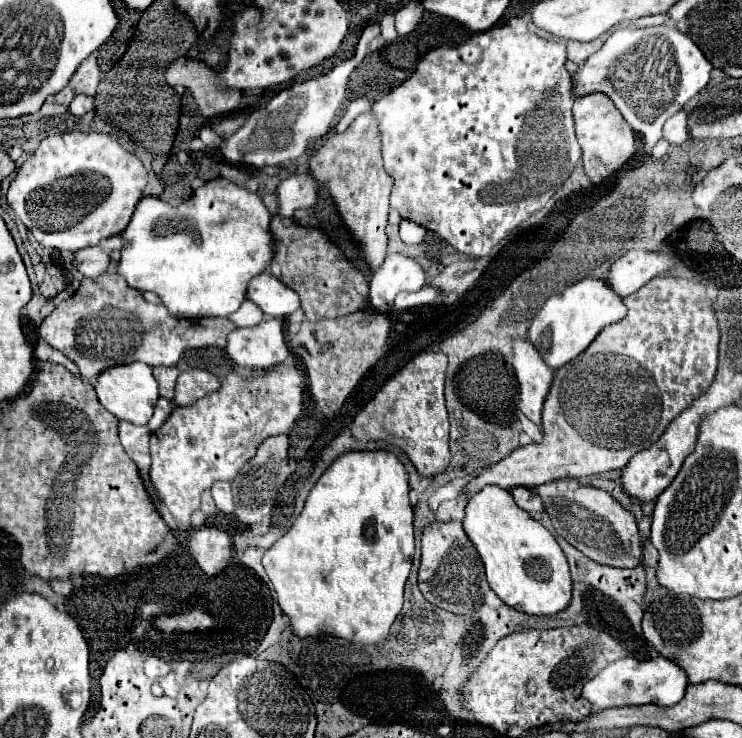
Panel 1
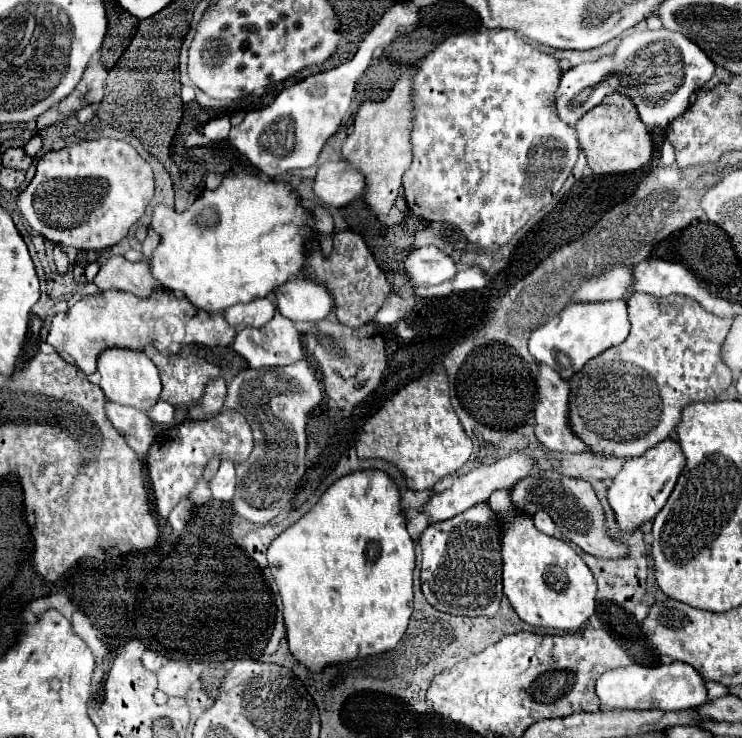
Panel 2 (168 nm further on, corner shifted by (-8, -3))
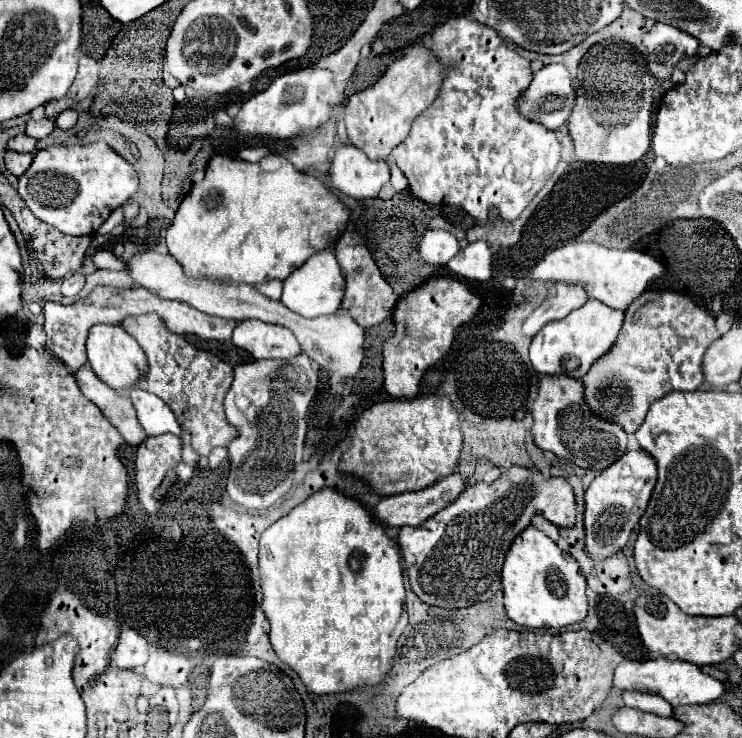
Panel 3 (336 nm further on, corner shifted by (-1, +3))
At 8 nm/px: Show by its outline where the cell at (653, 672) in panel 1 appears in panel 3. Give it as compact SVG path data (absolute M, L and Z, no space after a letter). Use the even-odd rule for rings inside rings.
M654 658L644 662L624 660L614 670L614 686L620 690L638 690L648 694L658 694L672 706L686 706L686 704L708 704L716 702L724 694L724 684L704 672L696 664L682 662L682 660L668 660L668 658Z

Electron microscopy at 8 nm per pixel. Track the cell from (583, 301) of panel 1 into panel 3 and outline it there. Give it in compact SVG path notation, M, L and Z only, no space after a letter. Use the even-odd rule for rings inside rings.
M588 300L582 308L572 310L566 318L546 324L532 340L530 360L534 370L544 376L582 378L596 360L612 350L612 344L616 342L622 328L622 320L624 312L610 308L600 300Z

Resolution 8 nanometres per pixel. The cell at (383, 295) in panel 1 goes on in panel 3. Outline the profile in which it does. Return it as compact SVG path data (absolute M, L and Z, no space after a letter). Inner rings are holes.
M428 230L420 244L420 254L430 264L446 264L458 250L460 244L448 230Z

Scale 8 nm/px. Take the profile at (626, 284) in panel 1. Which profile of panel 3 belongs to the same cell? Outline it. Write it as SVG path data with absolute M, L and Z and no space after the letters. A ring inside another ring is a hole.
M552 283L549 285L551 287L547 290L546 298L536 306L536 310L526 318L522 326L524 336L530 340L544 328L544 324L564 318L568 312L584 306L584 302L588 300L584 288L580 286Z

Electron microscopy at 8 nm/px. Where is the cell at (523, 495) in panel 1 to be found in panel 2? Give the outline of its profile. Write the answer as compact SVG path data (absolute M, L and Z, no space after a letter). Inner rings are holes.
M543 510L535 512L535 514L533 514L533 522L535 522L535 526L537 526L541 532L545 532L545 534L549 534L549 536L555 534L555 522L551 520L551 516L549 516L547 512L543 512Z

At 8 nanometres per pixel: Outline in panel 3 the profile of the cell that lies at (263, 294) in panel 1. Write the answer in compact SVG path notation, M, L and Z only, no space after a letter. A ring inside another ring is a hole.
M322 250L318 254L314 254L308 264L300 266L298 270L294 270L286 280L284 280L284 294L282 294L282 302L286 308L290 308L292 312L304 316L304 318L316 318L316 316L328 316L328 314L336 314L342 298L344 298L344 290L346 290L346 280L344 274L340 270L340 264L336 262L334 252L330 250Z

